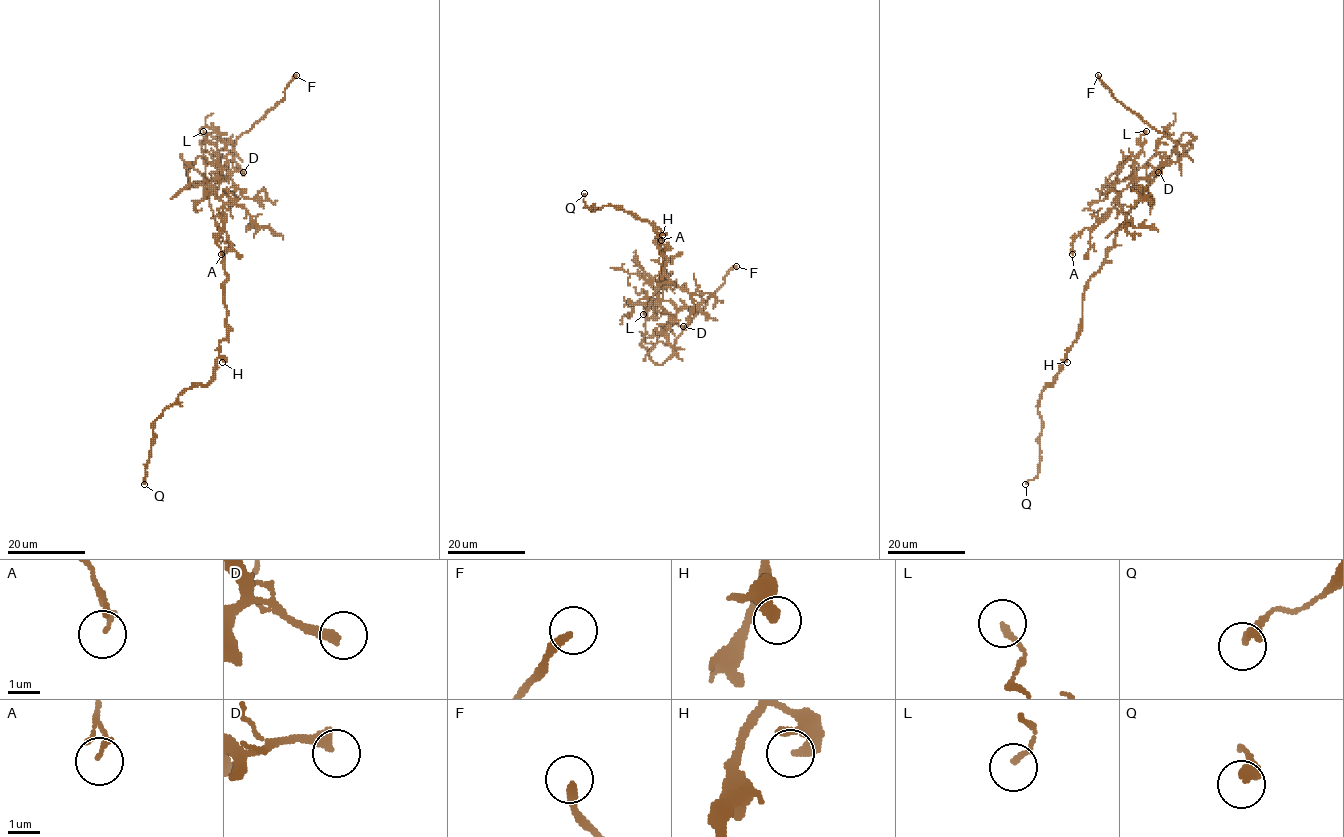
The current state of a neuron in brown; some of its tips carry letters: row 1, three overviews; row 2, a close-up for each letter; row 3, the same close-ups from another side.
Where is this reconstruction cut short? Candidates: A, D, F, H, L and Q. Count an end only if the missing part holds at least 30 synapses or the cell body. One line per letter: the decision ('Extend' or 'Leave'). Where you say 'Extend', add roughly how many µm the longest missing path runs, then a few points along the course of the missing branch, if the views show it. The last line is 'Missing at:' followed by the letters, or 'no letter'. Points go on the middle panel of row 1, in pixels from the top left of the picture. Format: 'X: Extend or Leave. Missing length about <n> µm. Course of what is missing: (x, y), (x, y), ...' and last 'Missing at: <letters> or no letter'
A: Leave
D: Extend. Missing length about 35 µm. Course of what is missing: (683, 326), (699, 335), (711, 336), (725, 351), (733, 366), (727, 376), (712, 374), (702, 383)
F: Extend. Missing length about 35 µm. Course of what is missing: (736, 266), (741, 271), (736, 282), (676, 287), (666, 286), (660, 278)
H: Leave
L: Leave
Q: Leave
Missing at: D, F

